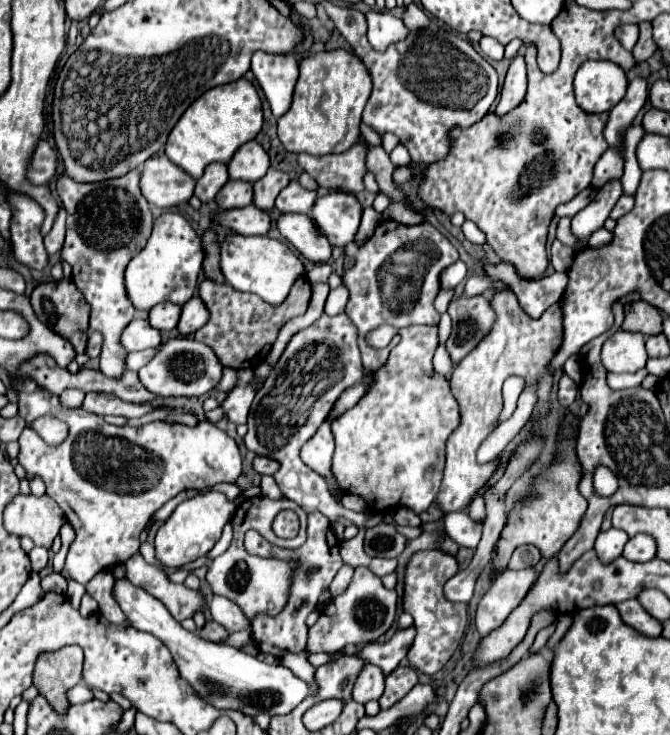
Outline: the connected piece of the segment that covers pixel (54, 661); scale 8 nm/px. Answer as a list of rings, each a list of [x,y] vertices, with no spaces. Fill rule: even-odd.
[[[78,645],[46,653],[36,661],[34,687],[58,713],[64,713],[68,707],[66,691],[82,679],[82,663],[84,653]]]

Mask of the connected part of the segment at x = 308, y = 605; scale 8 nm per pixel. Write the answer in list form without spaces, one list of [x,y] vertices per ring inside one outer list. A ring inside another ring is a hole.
[[[310,513],[308,515],[308,537],[306,537],[306,543],[298,549],[280,549],[276,545],[270,545],[264,537],[258,537],[256,531],[248,531],[246,533],[246,551],[252,555],[260,555],[260,557],[276,557],[276,559],[280,557],[280,559],[300,561],[300,567],[294,573],[294,583],[292,583],[288,605],[276,617],[268,617],[268,615],[256,617],[252,623],[252,637],[254,637],[254,643],[258,645],[258,649],[262,653],[270,653],[278,659],[284,657],[286,653],[304,653],[306,635],[308,635],[306,617],[312,609],[316,609],[316,603],[318,603],[322,589],[332,583],[336,571],[342,567],[340,541],[332,533],[328,517],[324,517],[322,513]]]

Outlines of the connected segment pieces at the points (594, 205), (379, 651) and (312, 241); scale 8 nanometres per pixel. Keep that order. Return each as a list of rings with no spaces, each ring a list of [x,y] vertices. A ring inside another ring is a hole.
[[[608,181],[596,195],[592,203],[588,203],[580,213],[576,213],[576,219],[572,219],[572,233],[580,239],[578,249],[584,249],[588,245],[590,233],[600,229],[604,221],[608,219],[612,207],[622,197],[622,183],[620,181]]]
[[[414,625],[410,629],[400,629],[394,633],[394,637],[386,643],[370,643],[364,645],[362,651],[358,651],[360,657],[368,659],[372,665],[378,665],[384,675],[388,675],[390,671],[394,671],[398,667],[398,663],[406,657],[412,641],[416,637],[416,629]]]
[[[286,213],[278,219],[280,235],[292,243],[308,261],[326,263],[330,259],[332,245],[328,239],[316,231],[312,219],[302,213]]]

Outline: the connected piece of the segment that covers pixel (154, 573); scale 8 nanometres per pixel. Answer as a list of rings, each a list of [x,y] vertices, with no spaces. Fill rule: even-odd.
[[[136,553],[132,559],[126,561],[126,569],[128,581],[136,587],[142,587],[152,597],[160,599],[170,611],[170,615],[176,617],[176,621],[184,621],[186,617],[192,617],[196,611],[204,609],[202,591],[192,591],[184,585],[172,583],[166,571],[146,563],[140,553]]]

